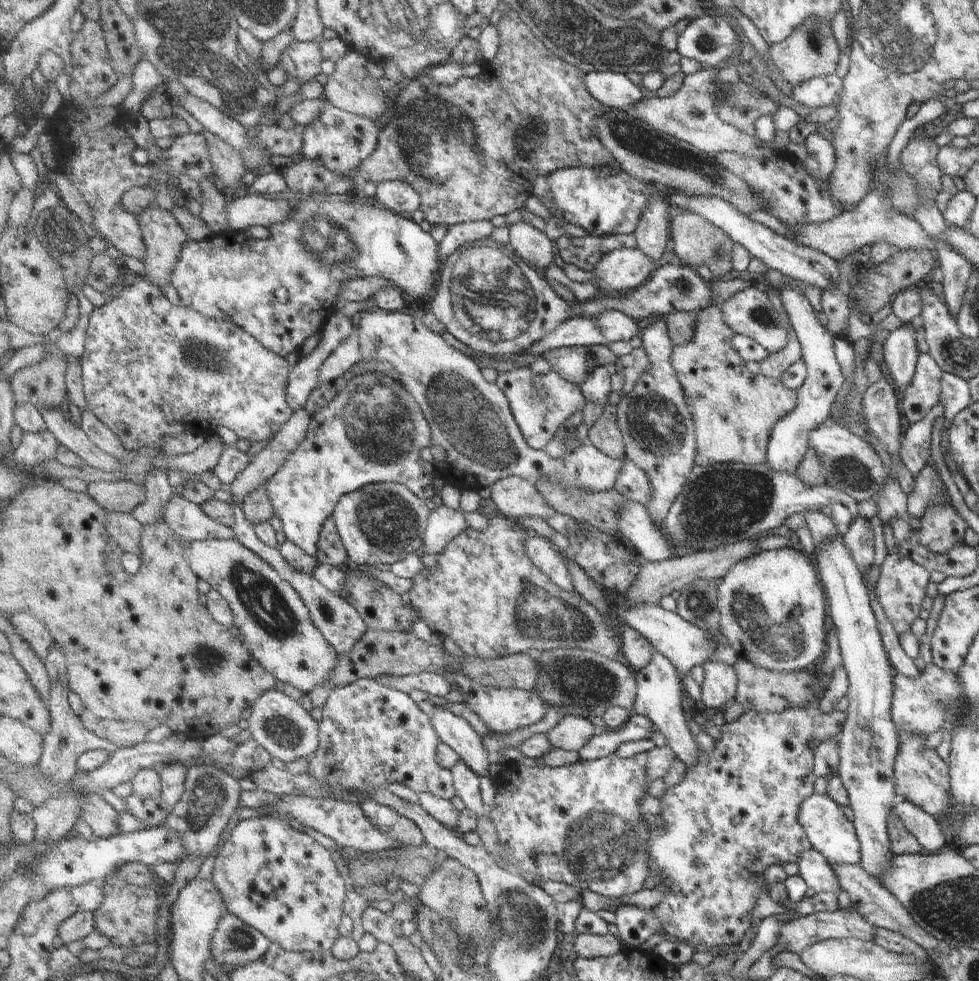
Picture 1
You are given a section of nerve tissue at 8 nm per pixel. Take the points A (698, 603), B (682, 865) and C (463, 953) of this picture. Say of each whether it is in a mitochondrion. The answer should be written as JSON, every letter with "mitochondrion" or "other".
{"A":"mitochondrion","B":"mitochondrion","C":"mitochondrion"}

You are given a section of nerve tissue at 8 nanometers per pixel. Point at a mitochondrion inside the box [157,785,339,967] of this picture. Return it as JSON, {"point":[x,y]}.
{"point":[241,939]}

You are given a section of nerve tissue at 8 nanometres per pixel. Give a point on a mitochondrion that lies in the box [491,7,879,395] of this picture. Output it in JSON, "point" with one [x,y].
{"point":[635,138]}

